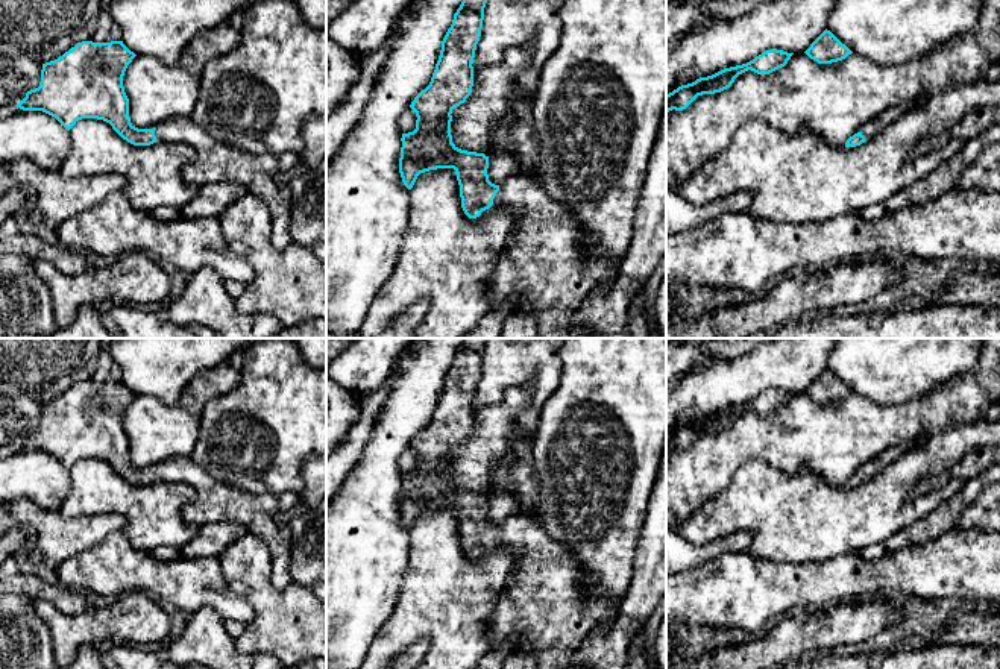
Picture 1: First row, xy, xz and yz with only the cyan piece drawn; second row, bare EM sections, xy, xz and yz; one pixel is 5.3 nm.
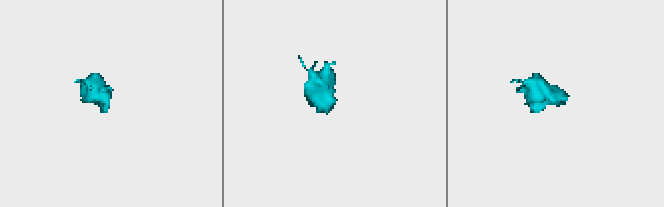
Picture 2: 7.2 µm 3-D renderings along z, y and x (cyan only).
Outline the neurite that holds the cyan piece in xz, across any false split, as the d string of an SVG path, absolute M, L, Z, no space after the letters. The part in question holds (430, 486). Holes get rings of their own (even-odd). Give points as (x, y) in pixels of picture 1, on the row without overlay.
M463 338L460 347L454 353L452 364L442 381L440 396L431 422L410 444L416 452L417 460L413 472L402 473L399 513L404 525L411 529L420 513L437 508L454 508L460 525L461 548L469 558L480 557L481 552L492 545L511 549L514 552L514 563L496 602L493 627L489 634L489 649L498 648L504 640L511 639L511 651L527 649L536 661L537 669L575 669L574 657L586 643L590 633L602 627L610 613L610 599L607 596L598 596L593 590L596 579L592 575L584 573L575 555L564 545L552 540L542 526L533 522L533 519L527 516L513 516L501 525L495 525L489 520L487 514L489 496L461 490L452 482L451 454L454 448L466 441L473 426L472 404L481 376L486 343L487 338Z

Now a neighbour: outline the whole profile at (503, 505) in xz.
M496 493L489 496L489 520L501 525L513 516L519 516L519 502L511 493Z

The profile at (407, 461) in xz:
M408 448L401 457L399 457L399 469L402 470L402 473L408 473L413 472L416 469L416 452Z

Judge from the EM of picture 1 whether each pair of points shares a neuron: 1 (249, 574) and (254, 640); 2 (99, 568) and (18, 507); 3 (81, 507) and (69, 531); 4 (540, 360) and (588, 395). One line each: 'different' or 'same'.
1: same
2: different
3: different
4: different

